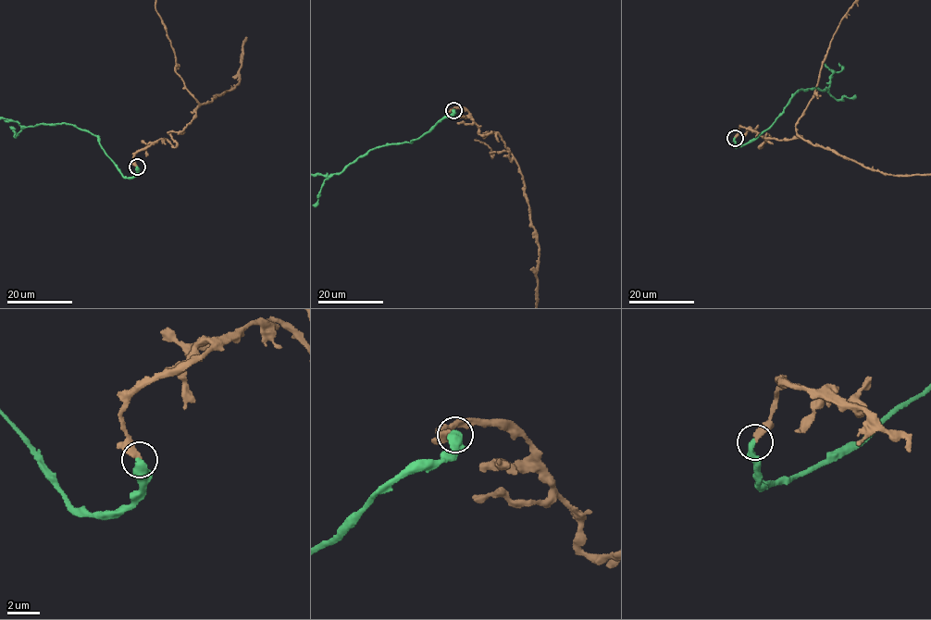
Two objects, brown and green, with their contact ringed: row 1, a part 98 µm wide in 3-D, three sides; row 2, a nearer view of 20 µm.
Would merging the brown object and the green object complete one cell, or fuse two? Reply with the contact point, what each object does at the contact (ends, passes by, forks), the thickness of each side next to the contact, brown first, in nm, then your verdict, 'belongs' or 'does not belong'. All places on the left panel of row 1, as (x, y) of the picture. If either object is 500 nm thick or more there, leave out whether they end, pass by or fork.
(137, 167) | brown ends | green ends | 360/420 nm | belongs

